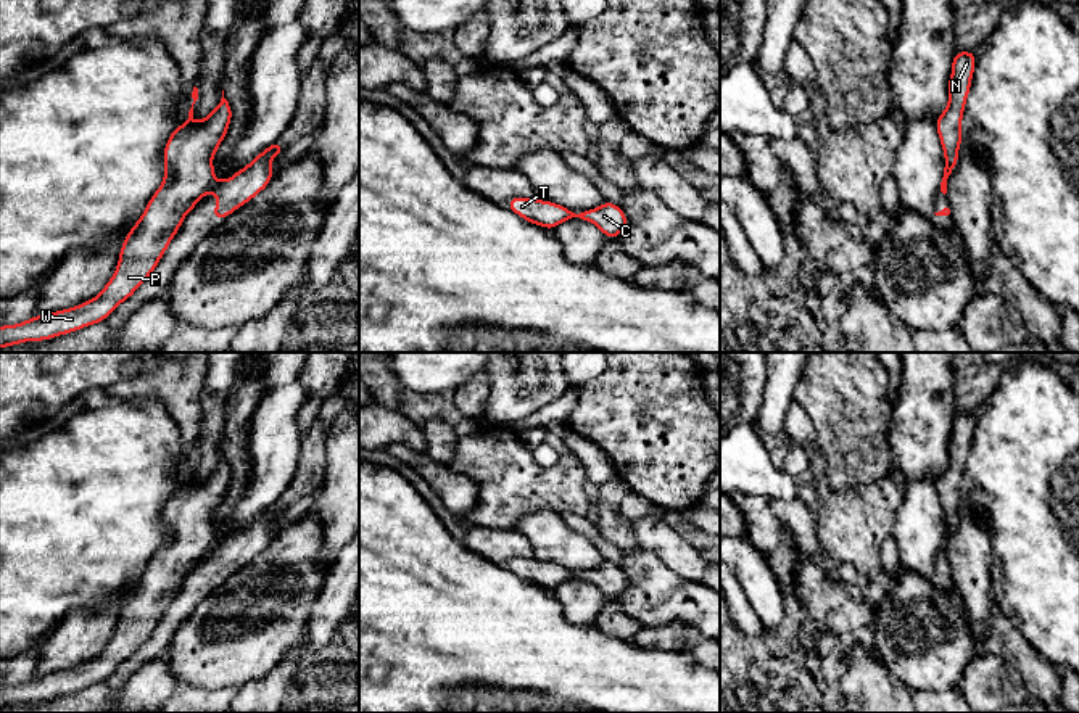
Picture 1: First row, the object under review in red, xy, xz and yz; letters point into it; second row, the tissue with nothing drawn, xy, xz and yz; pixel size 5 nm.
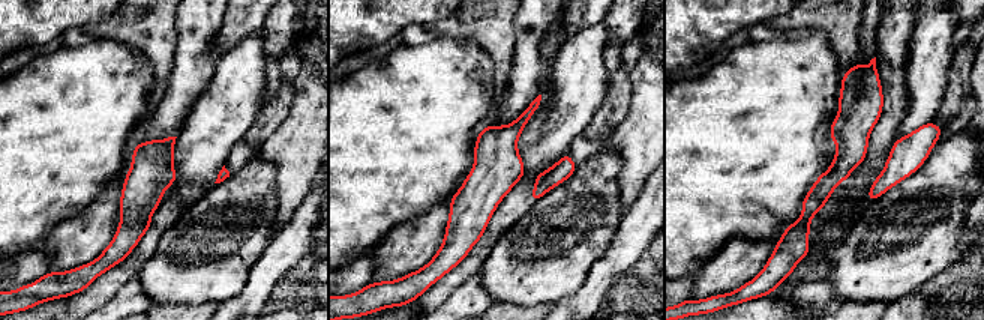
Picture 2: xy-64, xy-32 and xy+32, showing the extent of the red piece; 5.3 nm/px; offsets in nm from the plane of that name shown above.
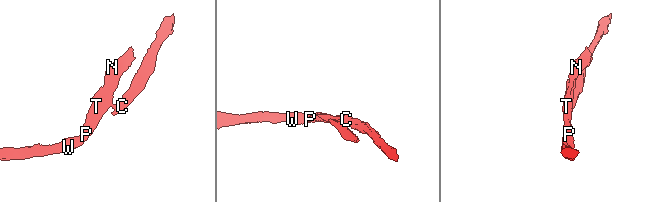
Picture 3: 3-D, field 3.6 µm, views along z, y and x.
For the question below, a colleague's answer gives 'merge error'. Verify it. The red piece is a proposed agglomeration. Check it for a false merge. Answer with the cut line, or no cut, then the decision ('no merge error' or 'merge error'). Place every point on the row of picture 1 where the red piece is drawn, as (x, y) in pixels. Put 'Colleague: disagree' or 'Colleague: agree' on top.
Colleague: agree
xy (216, 182), (210, 190) | merge error

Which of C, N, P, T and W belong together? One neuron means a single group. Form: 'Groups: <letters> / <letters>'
Groups: C / N P T W

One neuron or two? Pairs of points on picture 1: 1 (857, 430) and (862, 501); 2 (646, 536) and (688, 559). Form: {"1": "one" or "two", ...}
{"1": "two", "2": "one"}

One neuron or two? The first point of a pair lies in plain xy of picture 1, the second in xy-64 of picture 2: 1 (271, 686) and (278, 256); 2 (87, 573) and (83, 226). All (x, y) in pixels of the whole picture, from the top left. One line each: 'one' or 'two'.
1: one
2: two

